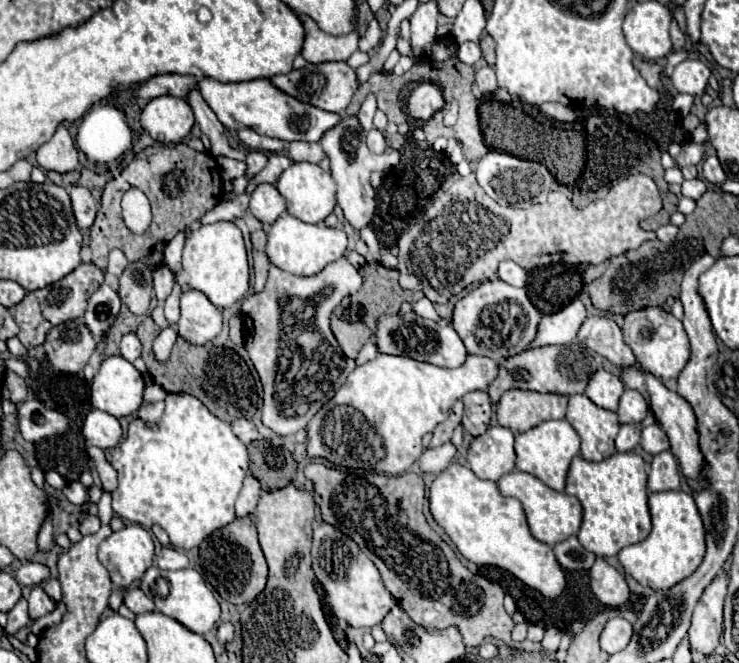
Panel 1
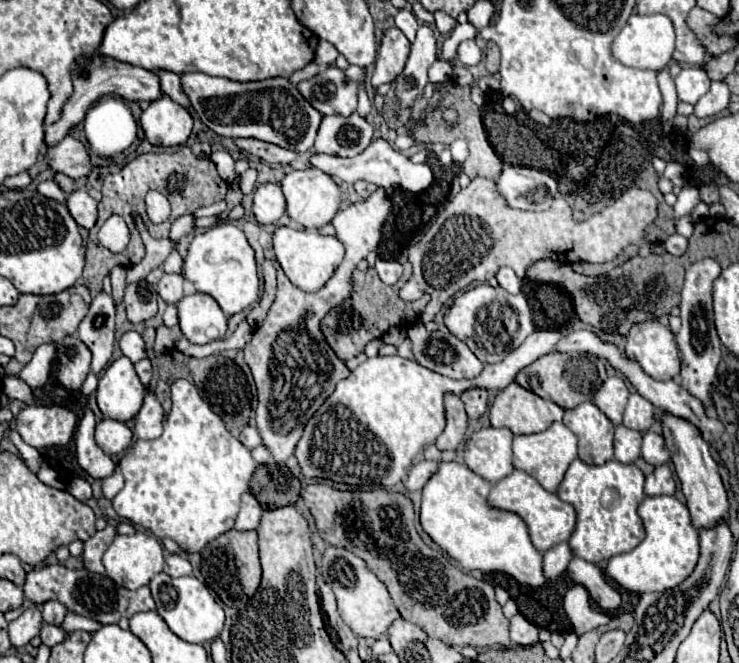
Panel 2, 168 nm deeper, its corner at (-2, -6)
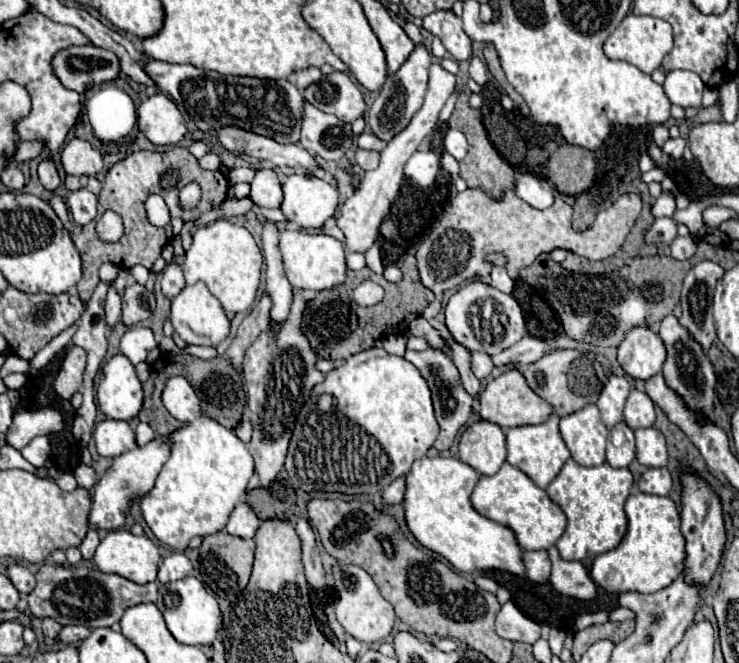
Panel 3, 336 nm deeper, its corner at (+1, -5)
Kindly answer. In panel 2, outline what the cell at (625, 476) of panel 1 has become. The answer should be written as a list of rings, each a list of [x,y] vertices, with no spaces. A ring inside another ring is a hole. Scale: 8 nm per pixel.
[[[579,458],[571,462],[563,482],[559,484],[557,496],[563,502],[573,504],[577,512],[577,528],[569,538],[569,546],[577,558],[597,564],[601,560],[609,560],[615,554],[629,552],[639,546],[639,542],[643,542],[645,530],[637,512],[645,498],[643,484],[645,476],[635,464],[609,460],[603,466],[591,466]]]

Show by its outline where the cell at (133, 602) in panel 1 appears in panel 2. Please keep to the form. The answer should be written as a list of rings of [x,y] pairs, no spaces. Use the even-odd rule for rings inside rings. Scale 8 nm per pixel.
[[[61,564],[43,566],[39,570],[27,572],[23,592],[25,592],[25,598],[29,598],[35,604],[43,604],[47,600],[59,600],[67,606],[67,610],[77,612],[87,618],[91,616],[91,618],[99,620],[101,624],[117,624],[119,618],[123,618],[123,616],[131,618],[137,612],[155,610],[155,602],[153,602],[147,586],[143,586],[139,590],[125,590],[125,588],[117,586],[109,576],[101,576],[101,574],[89,572],[85,568],[71,570]]]

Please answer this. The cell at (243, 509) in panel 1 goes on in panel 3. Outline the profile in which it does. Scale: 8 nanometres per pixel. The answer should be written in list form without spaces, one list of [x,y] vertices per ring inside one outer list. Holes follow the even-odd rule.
[[[238,503],[226,523],[226,531],[242,539],[252,539],[258,527],[260,527],[260,519],[246,503]]]

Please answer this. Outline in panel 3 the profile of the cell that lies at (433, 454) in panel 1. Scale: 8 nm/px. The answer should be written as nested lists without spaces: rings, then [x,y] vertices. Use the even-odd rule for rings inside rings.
[[[398,477],[382,491],[382,503],[384,505],[398,505],[404,497],[404,477]]]

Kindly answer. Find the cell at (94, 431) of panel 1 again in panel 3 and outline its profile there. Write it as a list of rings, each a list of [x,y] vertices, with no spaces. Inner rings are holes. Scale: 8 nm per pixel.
[[[104,419],[96,425],[94,439],[102,457],[118,457],[136,447],[136,435],[126,421]]]

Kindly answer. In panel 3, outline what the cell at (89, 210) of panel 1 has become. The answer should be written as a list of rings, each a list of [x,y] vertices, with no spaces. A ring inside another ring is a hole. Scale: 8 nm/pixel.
[[[78,189],[68,195],[68,207],[78,225],[86,225],[96,217],[96,205],[98,199],[88,189]]]

